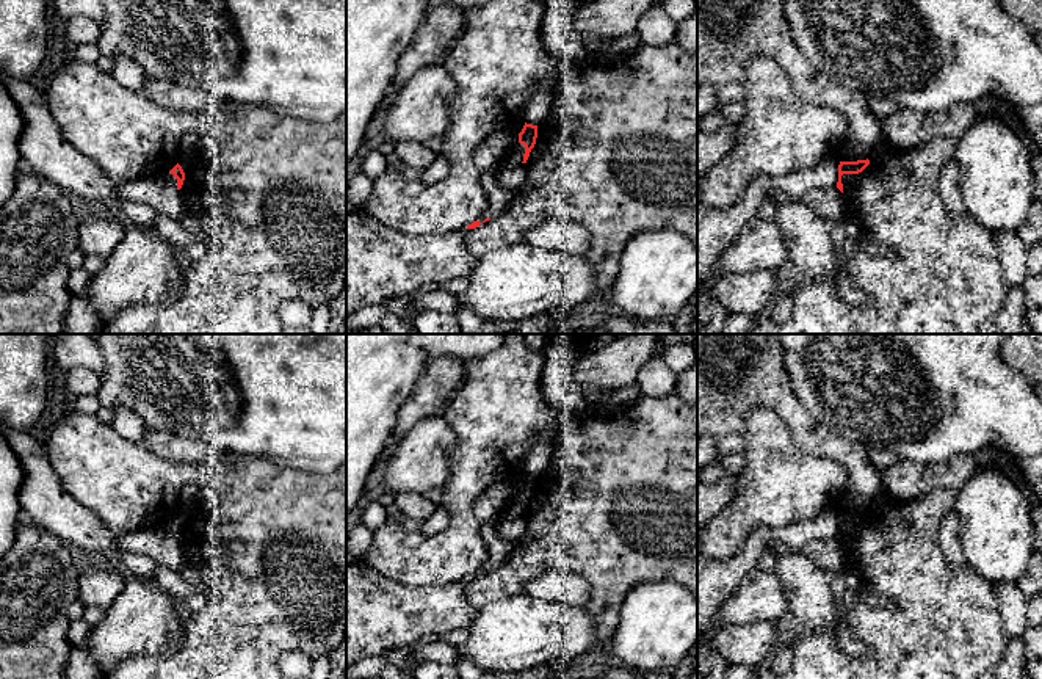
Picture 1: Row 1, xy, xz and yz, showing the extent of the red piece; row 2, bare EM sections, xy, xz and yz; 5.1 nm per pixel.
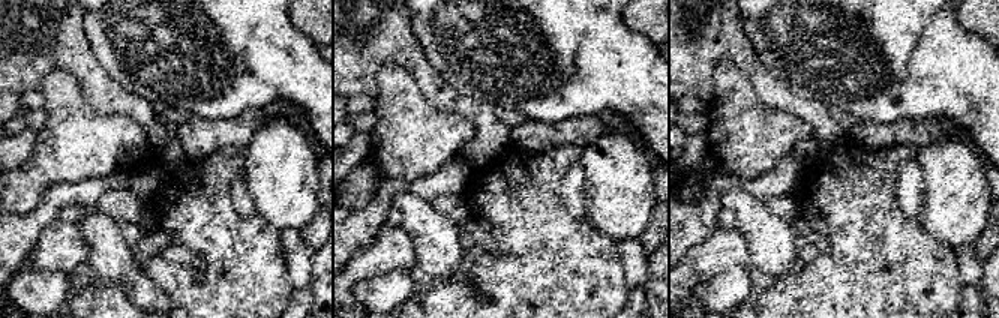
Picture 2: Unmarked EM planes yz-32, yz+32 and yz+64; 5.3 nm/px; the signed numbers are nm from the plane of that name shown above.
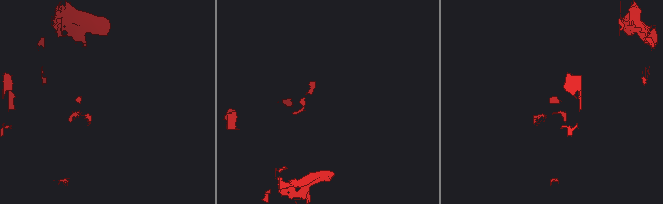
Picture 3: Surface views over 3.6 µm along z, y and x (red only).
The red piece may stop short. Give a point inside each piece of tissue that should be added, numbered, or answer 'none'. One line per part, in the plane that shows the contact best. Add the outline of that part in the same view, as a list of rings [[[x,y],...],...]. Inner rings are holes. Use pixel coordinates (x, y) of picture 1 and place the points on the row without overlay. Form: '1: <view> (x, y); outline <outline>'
1: yz (848, 532); outline [[[860,524],[859,525],[843,525],[841,527],[843,544],[849,543],[859,533],[860,533]]]

